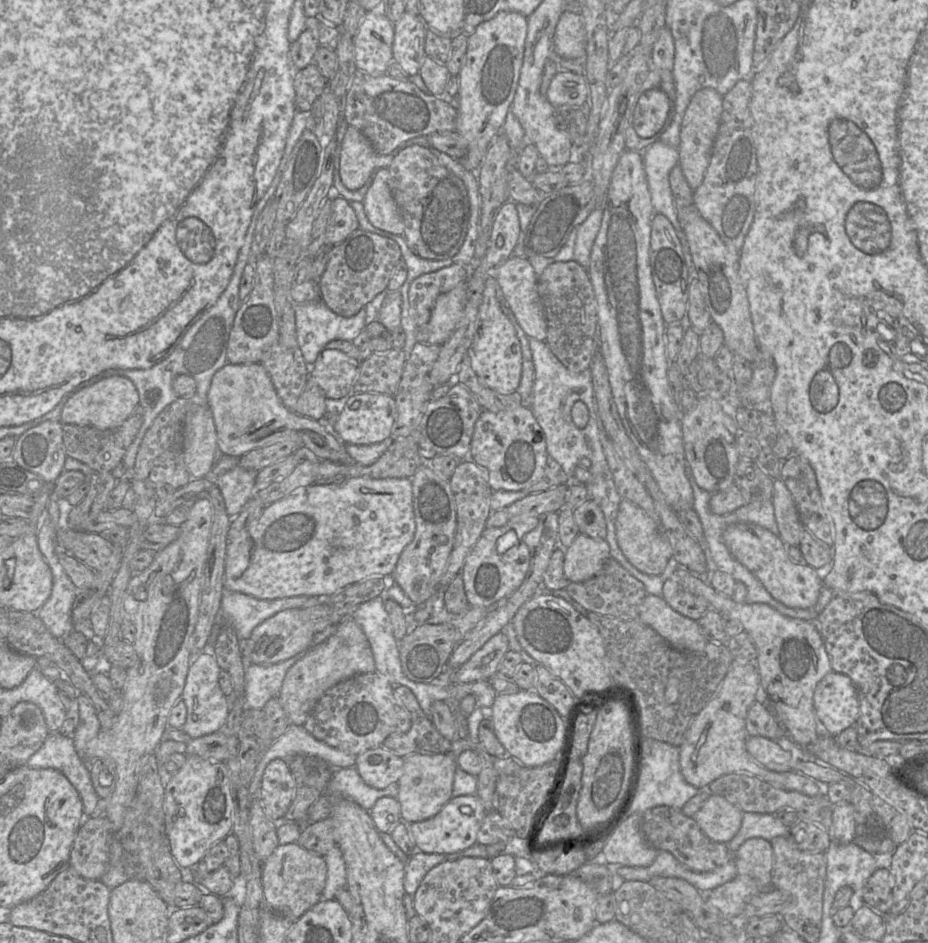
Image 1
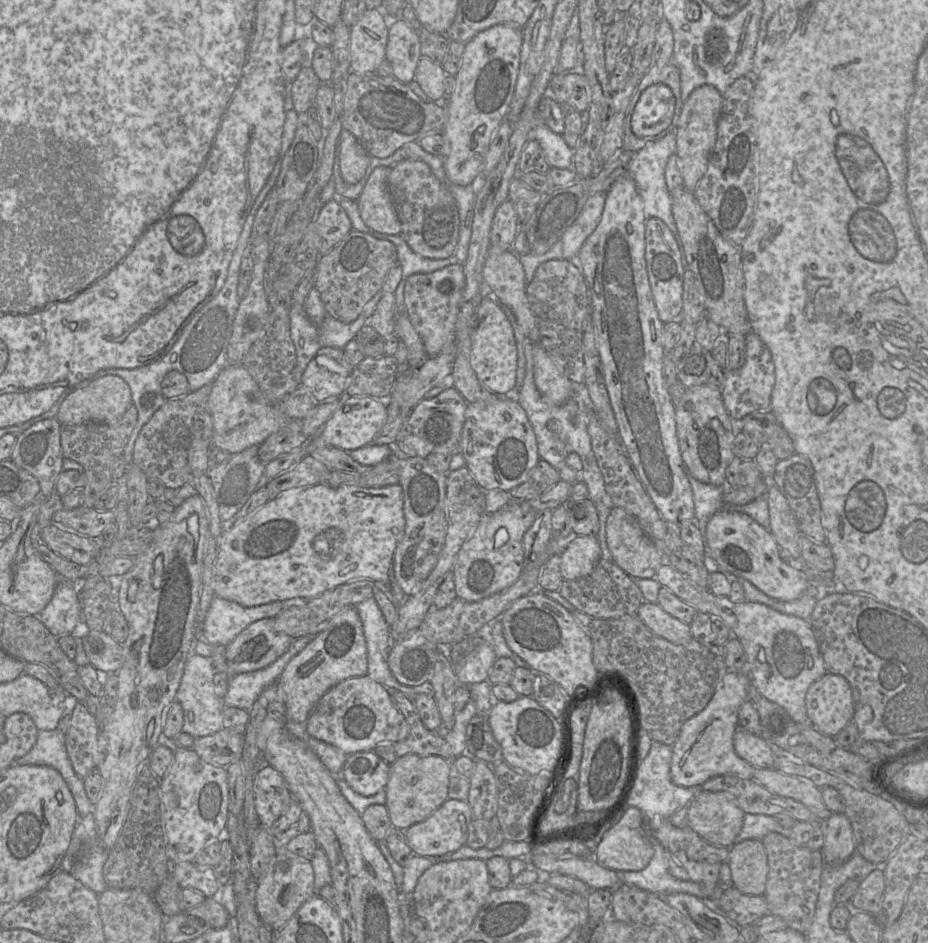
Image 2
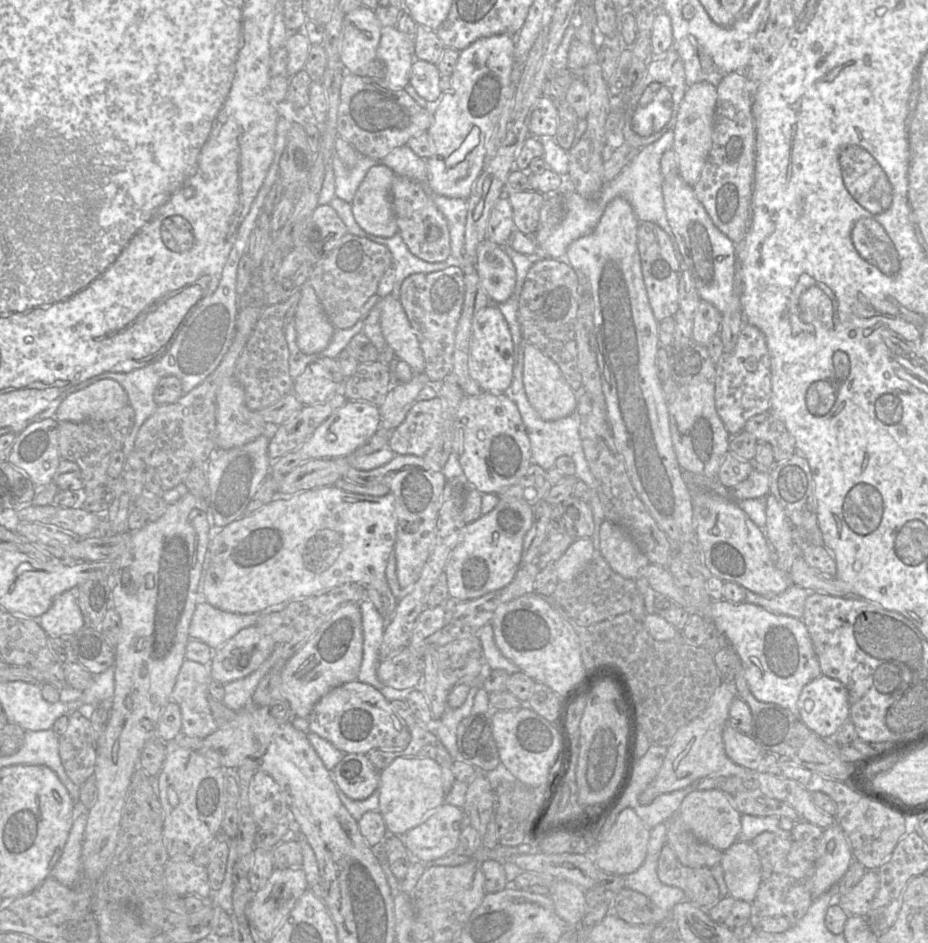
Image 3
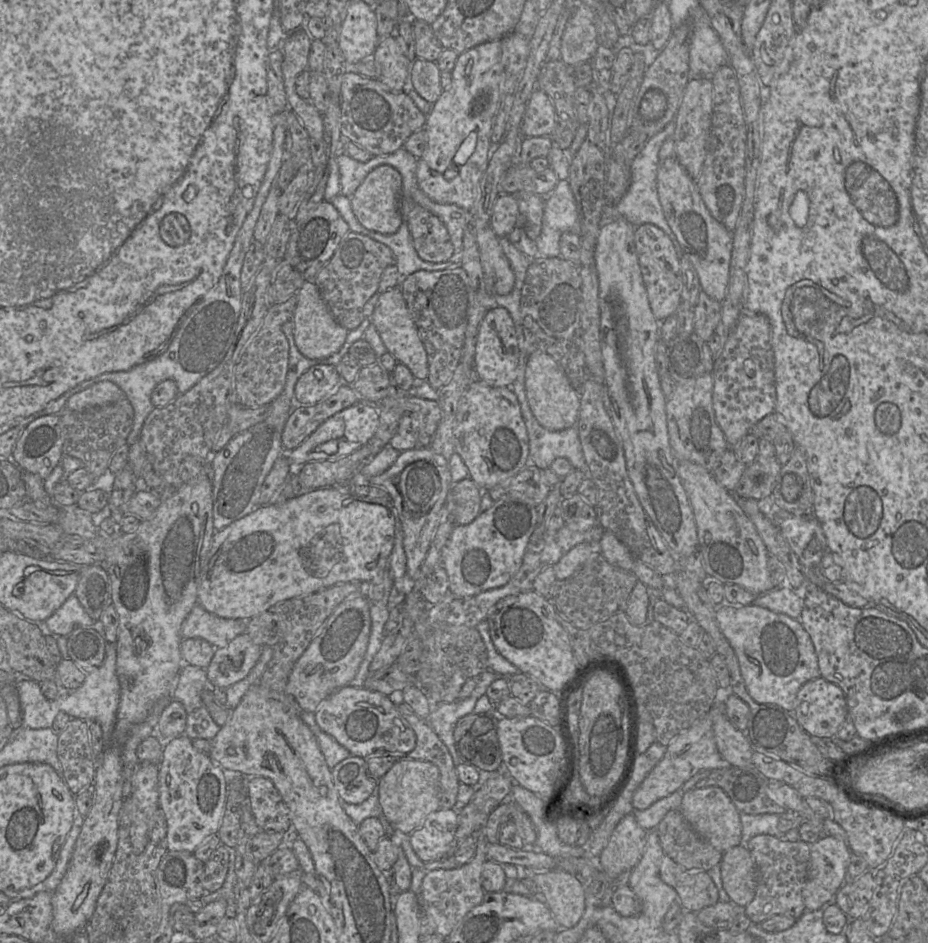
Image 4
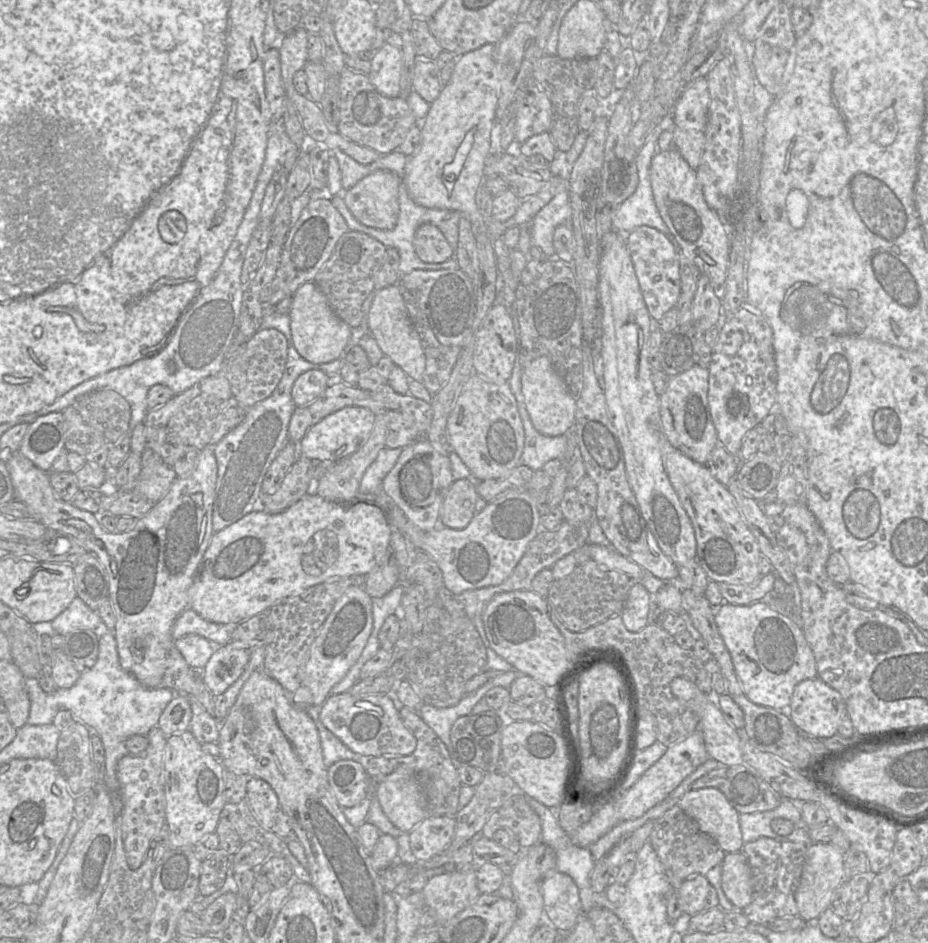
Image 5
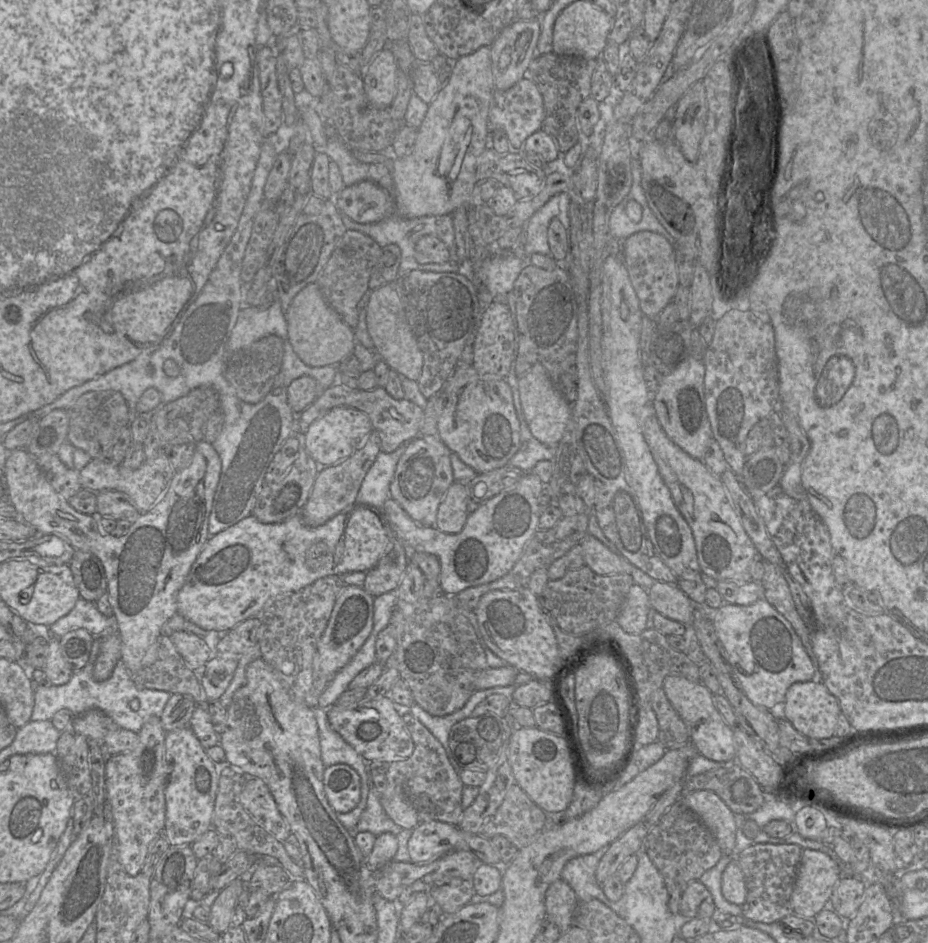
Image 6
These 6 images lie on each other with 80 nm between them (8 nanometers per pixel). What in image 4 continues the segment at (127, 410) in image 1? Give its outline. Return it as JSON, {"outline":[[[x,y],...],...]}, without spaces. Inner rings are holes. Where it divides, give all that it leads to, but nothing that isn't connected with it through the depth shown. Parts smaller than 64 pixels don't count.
{"outline":[[[100,381],[73,394],[67,400],[65,409],[84,411],[92,407],[114,403],[124,397],[124,392],[114,382]]]}

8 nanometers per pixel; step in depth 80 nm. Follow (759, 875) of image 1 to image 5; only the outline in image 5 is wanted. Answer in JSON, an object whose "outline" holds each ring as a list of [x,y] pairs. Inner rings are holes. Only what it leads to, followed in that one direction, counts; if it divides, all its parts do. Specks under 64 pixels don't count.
{"outline":[[[740,852],[726,853],[722,863],[721,887],[725,896],[738,908],[745,908],[752,899],[753,878],[747,857]]]}

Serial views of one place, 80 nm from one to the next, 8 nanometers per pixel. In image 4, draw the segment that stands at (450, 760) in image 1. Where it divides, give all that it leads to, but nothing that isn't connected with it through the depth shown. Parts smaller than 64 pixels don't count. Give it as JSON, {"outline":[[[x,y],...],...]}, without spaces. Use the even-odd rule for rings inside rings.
{"outline":[[[401,760],[378,781],[379,803],[382,815],[399,835],[409,835],[424,819],[439,807],[440,772],[431,762]]]}

